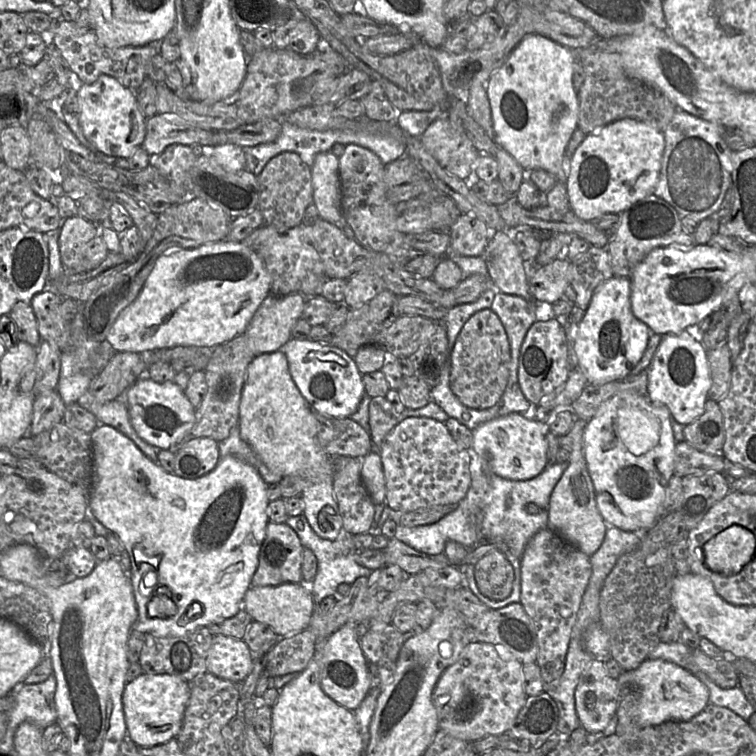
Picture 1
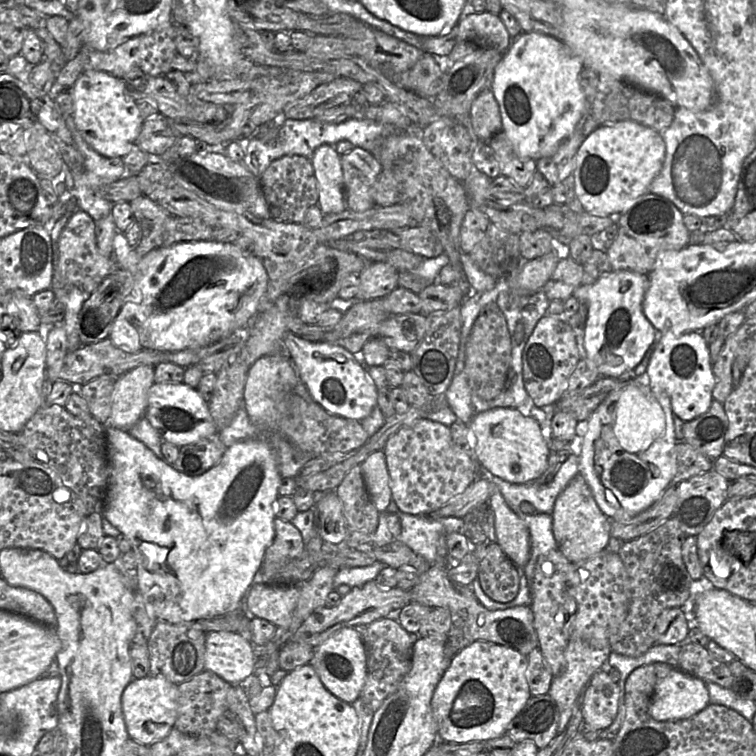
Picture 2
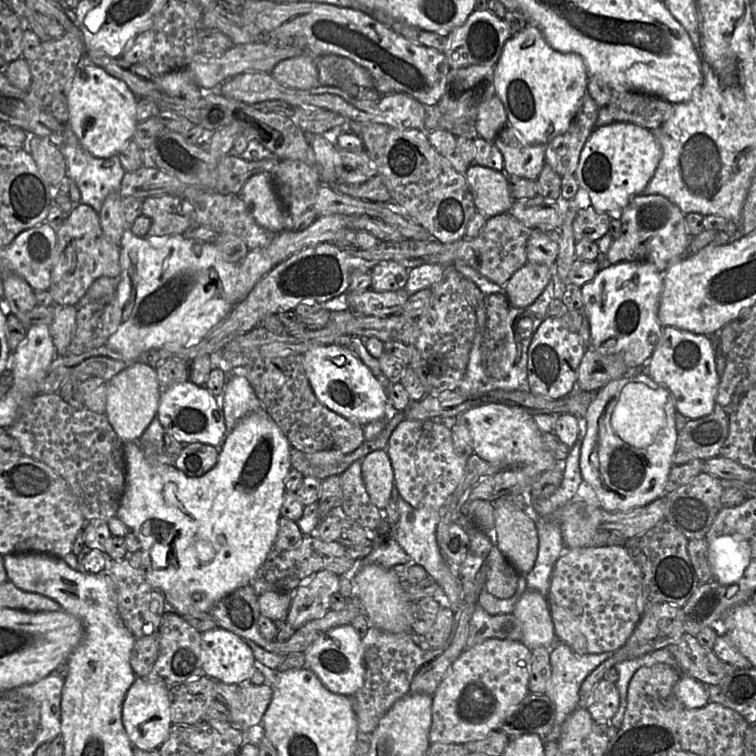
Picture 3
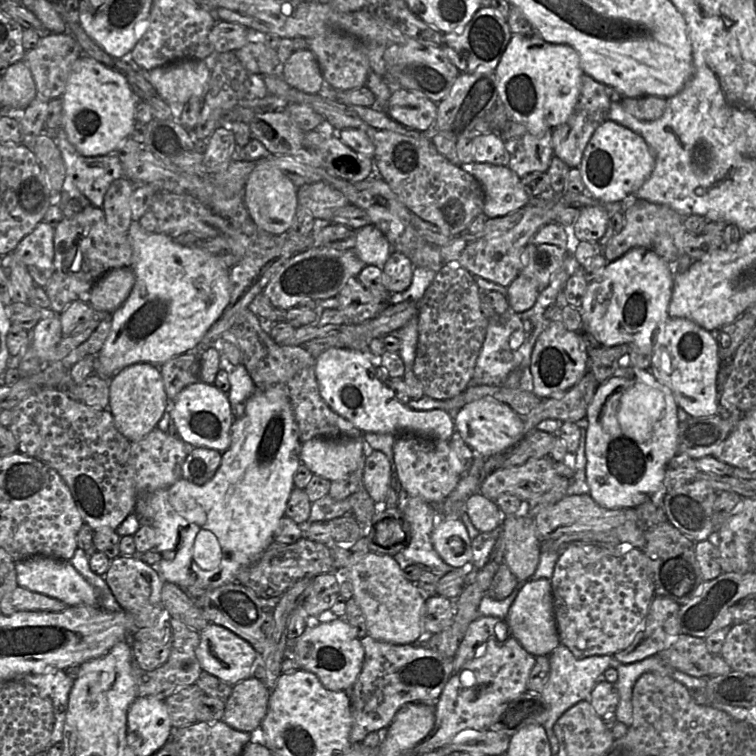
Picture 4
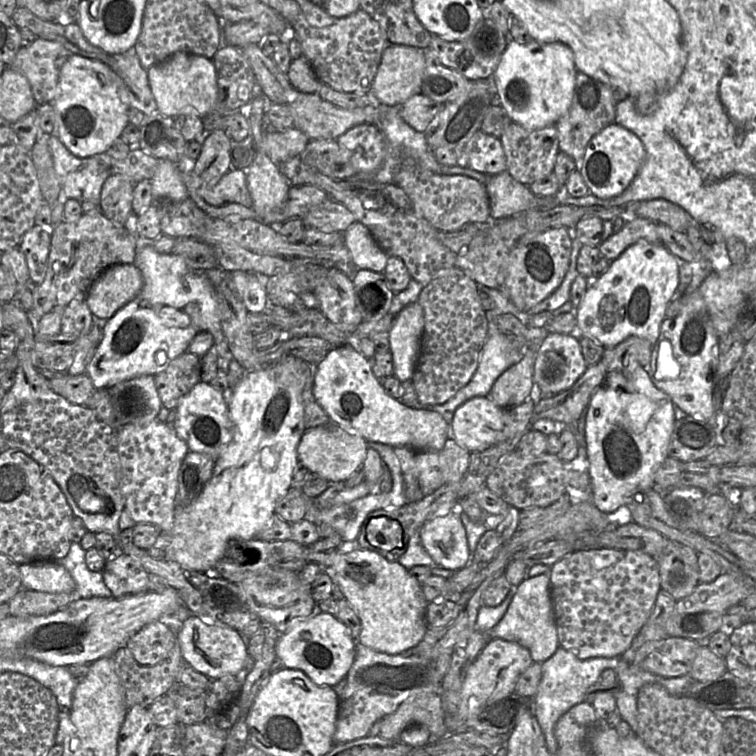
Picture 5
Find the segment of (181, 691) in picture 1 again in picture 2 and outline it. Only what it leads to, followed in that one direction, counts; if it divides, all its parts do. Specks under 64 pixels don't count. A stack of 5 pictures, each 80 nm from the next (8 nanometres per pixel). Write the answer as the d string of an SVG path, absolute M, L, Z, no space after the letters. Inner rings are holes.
M163 676L134 678L122 694L122 712L129 738L147 747L169 735L175 726L177 709L178 686Z

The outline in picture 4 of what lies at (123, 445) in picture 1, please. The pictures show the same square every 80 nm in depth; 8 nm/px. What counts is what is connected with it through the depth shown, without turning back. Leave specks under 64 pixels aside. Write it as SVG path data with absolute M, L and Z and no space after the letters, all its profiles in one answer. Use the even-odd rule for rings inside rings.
M256 390L255 393L246 401L245 410L241 417L234 419L231 426L231 442L229 447L221 453L221 462L215 474L206 483L198 485L183 478L179 478L172 485L151 491L143 492L137 496L135 511L143 522L149 522L156 531L156 544L152 551L160 555L160 560L152 566L163 581L173 583L182 589L189 587L217 587L231 582L236 582L237 575L241 569L252 564L274 541L273 536L280 519L284 516L284 510L293 485L293 474L301 464L299 458L301 441L299 430L290 402L284 390Z

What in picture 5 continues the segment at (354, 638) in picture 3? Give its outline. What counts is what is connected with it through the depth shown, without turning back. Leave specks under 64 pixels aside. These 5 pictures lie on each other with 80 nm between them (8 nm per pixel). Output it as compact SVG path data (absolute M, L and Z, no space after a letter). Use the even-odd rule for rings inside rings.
M328 613L302 619L287 632L280 634L276 644L276 657L284 668L306 673L318 686L338 684L345 678L356 657L356 641L346 624Z

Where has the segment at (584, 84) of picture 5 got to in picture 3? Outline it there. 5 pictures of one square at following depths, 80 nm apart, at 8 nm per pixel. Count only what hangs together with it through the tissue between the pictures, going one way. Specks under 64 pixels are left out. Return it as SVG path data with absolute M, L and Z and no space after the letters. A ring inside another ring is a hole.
M586 92L567 131L547 144L545 164L561 177L575 173L583 146L596 128L599 110L595 100Z

